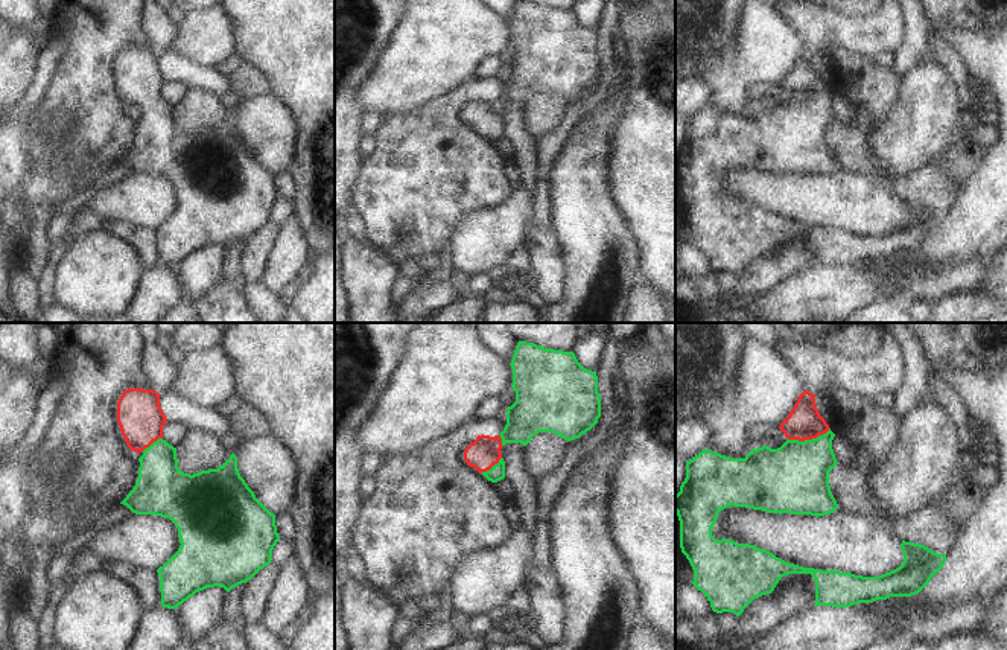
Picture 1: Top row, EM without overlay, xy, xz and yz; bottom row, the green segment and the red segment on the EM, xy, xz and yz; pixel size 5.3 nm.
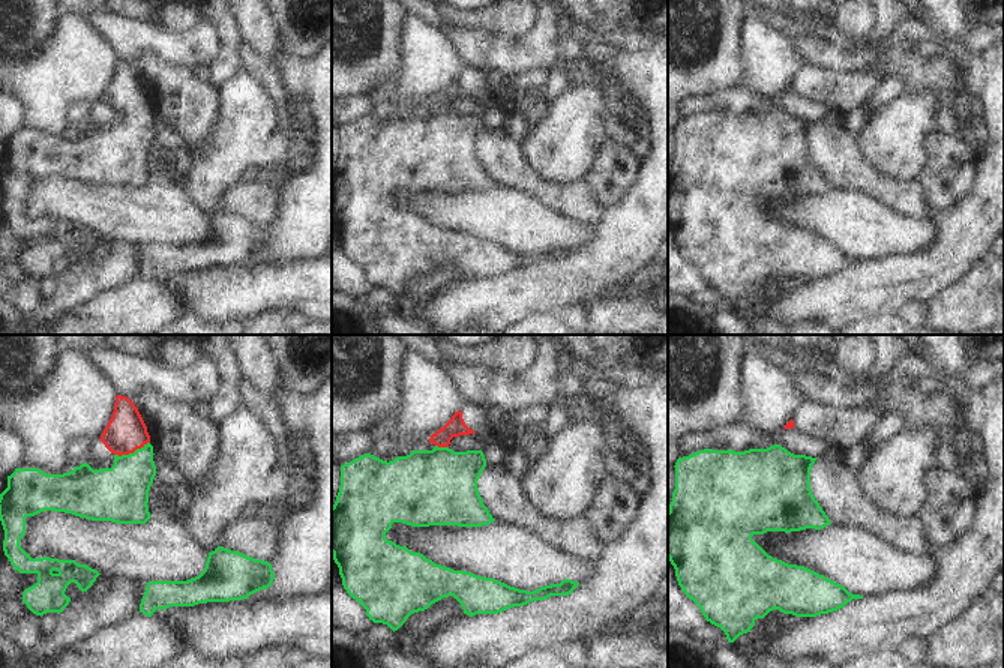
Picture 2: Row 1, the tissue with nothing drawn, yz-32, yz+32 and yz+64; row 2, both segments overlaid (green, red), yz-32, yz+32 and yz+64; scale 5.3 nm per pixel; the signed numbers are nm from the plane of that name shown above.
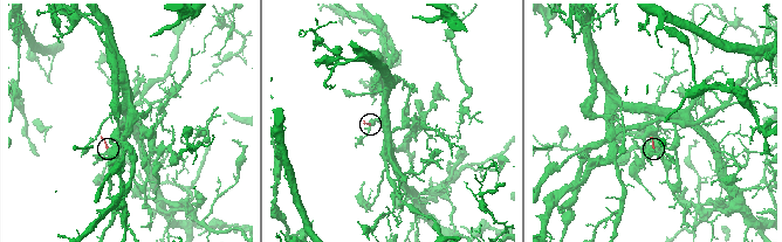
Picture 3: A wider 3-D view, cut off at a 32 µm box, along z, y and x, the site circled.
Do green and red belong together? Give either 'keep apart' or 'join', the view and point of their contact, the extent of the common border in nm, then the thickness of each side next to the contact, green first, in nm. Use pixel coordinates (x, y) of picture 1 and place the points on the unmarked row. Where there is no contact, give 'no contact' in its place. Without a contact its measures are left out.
join; contact yz (808, 99); length 240 nm; calibres 360 and 180 nm

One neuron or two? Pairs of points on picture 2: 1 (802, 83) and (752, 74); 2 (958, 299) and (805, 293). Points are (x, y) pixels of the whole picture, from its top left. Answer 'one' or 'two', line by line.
1: two
2: two

